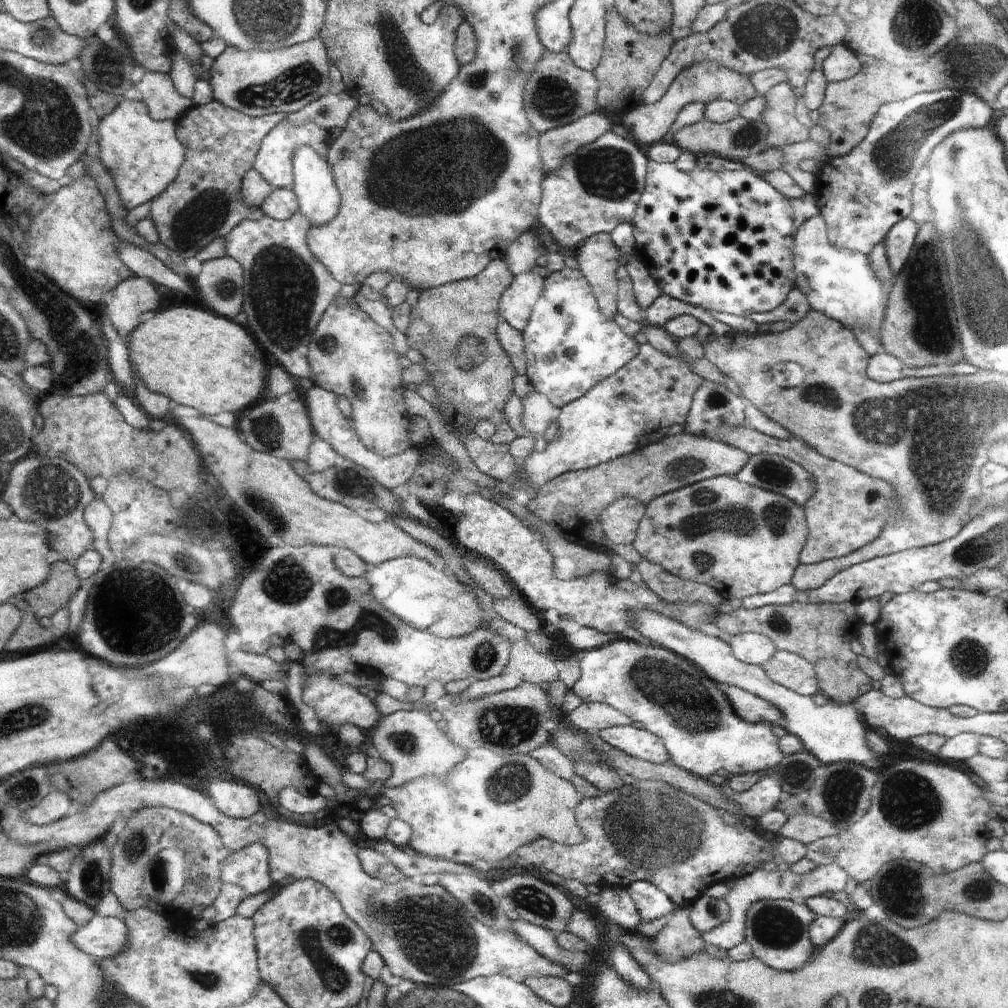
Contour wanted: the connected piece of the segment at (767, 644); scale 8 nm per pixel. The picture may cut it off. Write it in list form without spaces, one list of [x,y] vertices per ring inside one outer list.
[[[755,632],[733,635],[728,644],[731,645],[731,651],[740,661],[760,665],[761,667],[778,651],[772,640]]]

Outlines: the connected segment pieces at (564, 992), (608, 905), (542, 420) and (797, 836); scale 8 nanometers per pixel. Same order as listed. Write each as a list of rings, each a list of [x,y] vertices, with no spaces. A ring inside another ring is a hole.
[[[526,977],[525,982],[538,996],[557,1007],[568,1007],[574,1000],[577,983],[564,977]]]
[[[603,887],[600,894],[602,898],[597,904],[600,912],[608,920],[614,920],[622,930],[634,932],[644,922],[627,889]]]
[[[538,391],[530,393],[521,401],[523,404],[523,425],[530,434],[541,435],[544,433],[559,413],[559,409],[550,404],[551,400]]]
[[[792,813],[782,825],[777,836],[797,840],[802,844],[810,844],[822,837],[838,834],[836,826],[830,824],[820,816],[808,813]]]

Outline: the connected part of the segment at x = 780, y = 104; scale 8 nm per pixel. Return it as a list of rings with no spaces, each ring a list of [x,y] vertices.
[[[788,82],[778,83],[766,94],[762,121],[767,126],[767,146],[781,151],[788,145],[810,139],[809,127],[802,124],[796,112],[796,93]]]

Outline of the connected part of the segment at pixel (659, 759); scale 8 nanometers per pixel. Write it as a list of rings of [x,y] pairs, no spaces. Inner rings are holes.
[[[631,725],[611,726],[598,731],[596,735],[630,756],[660,764],[668,760],[664,741],[649,730]]]

